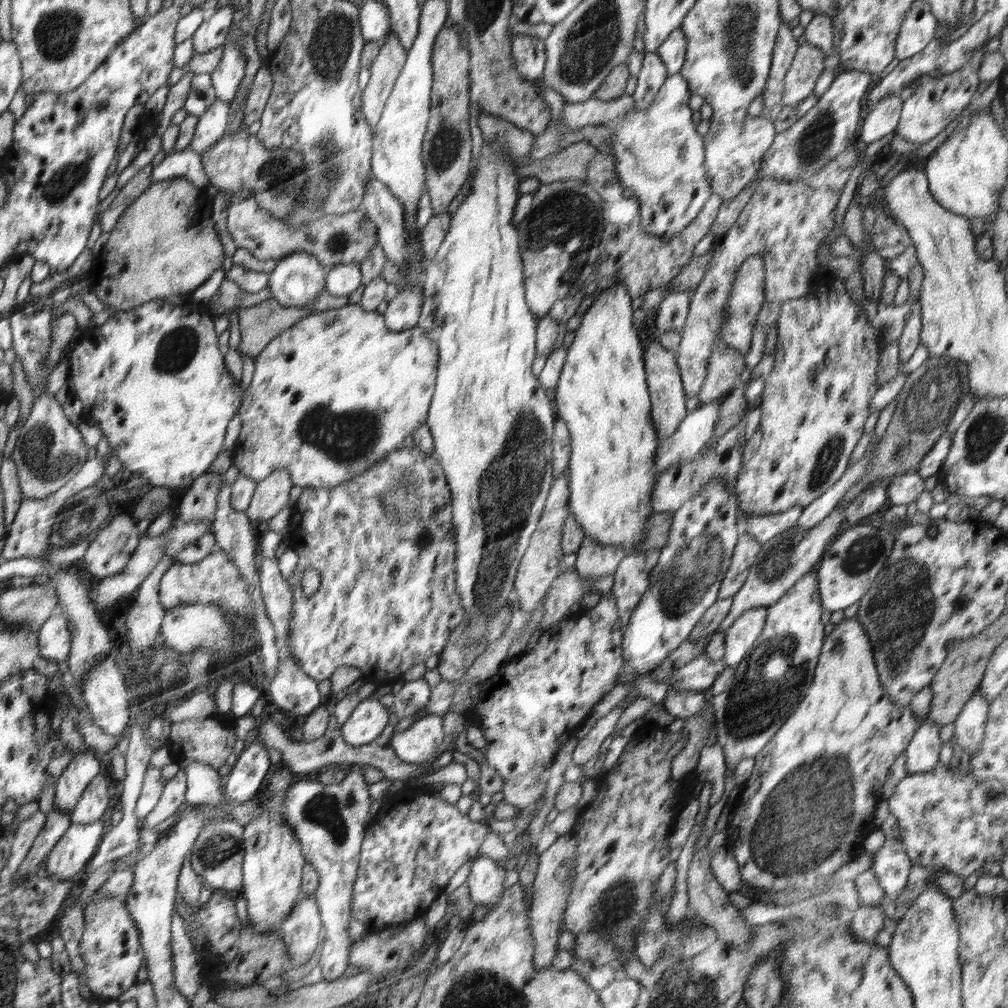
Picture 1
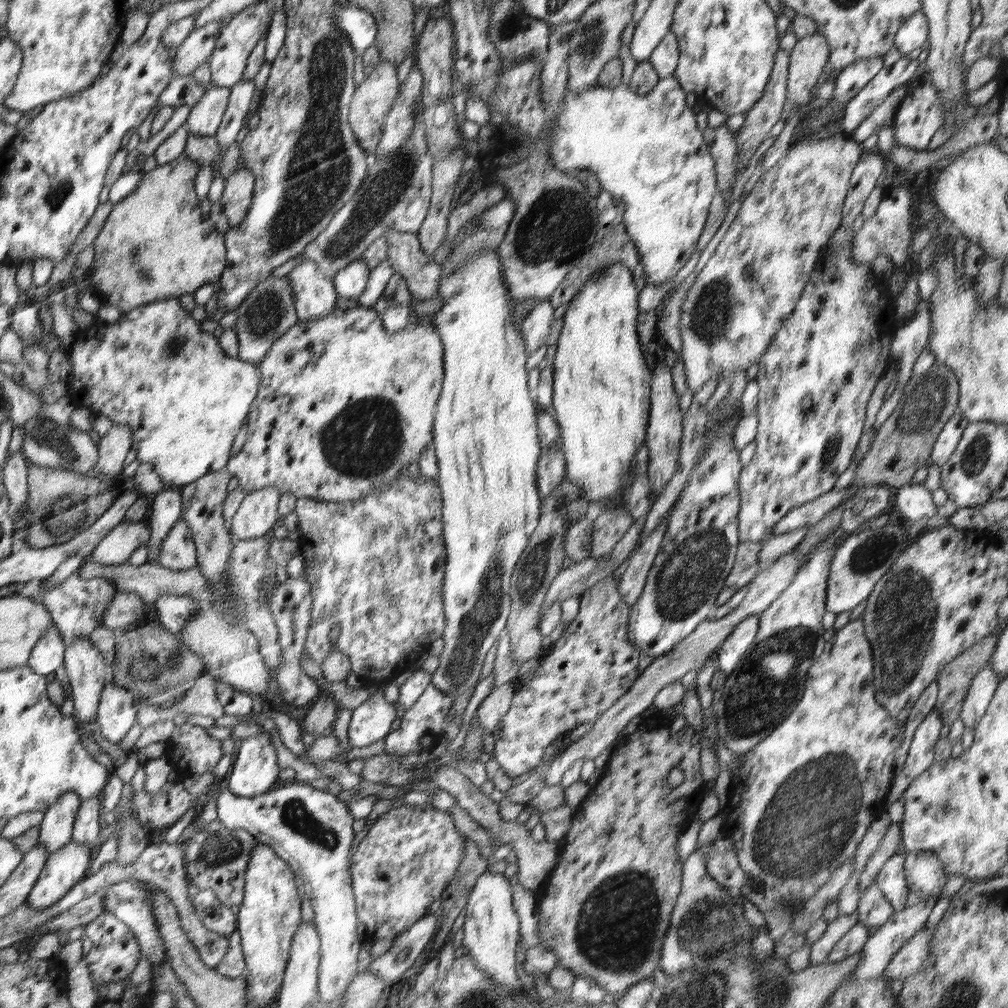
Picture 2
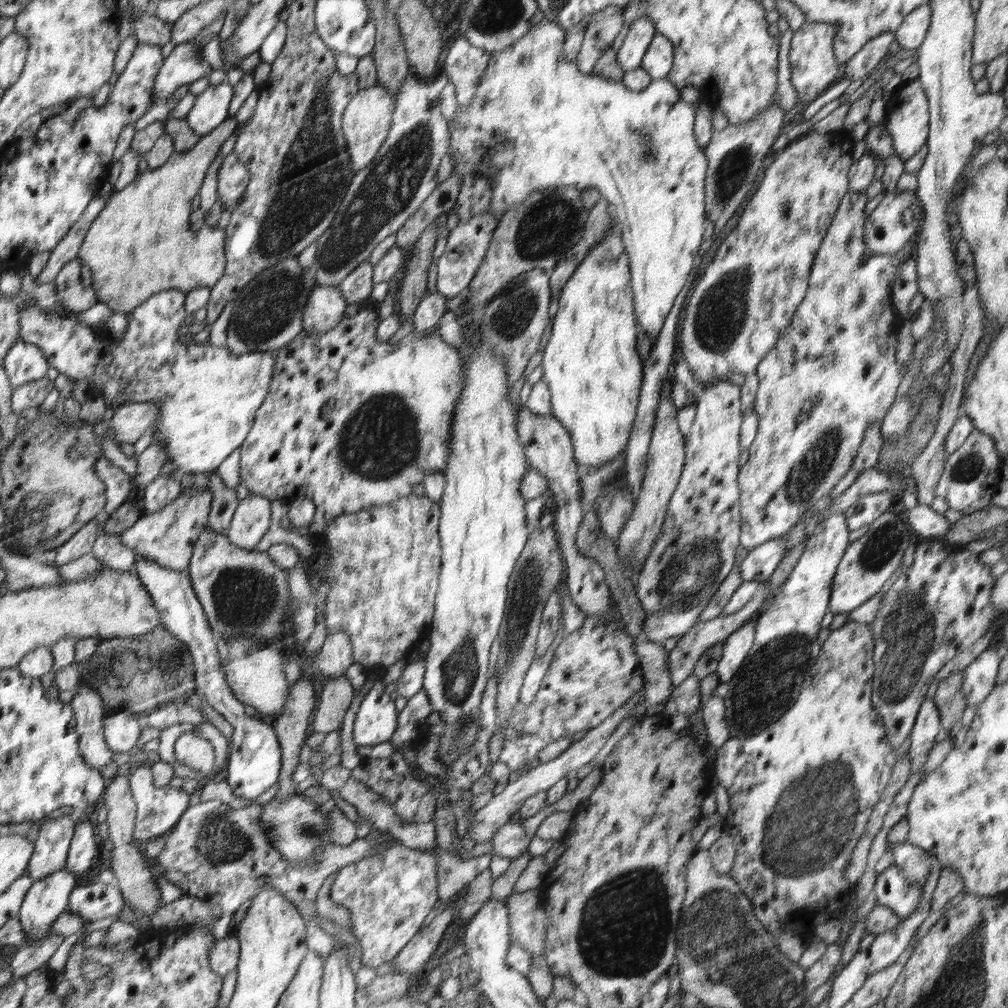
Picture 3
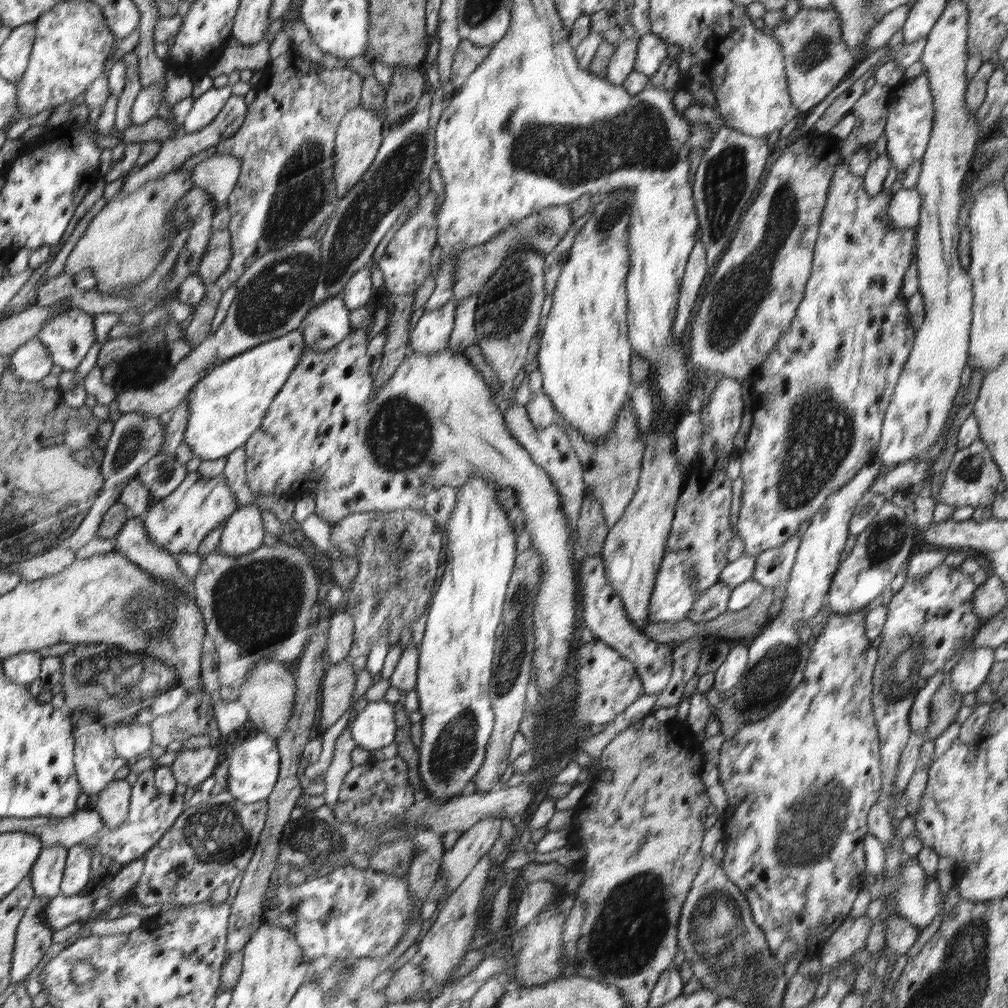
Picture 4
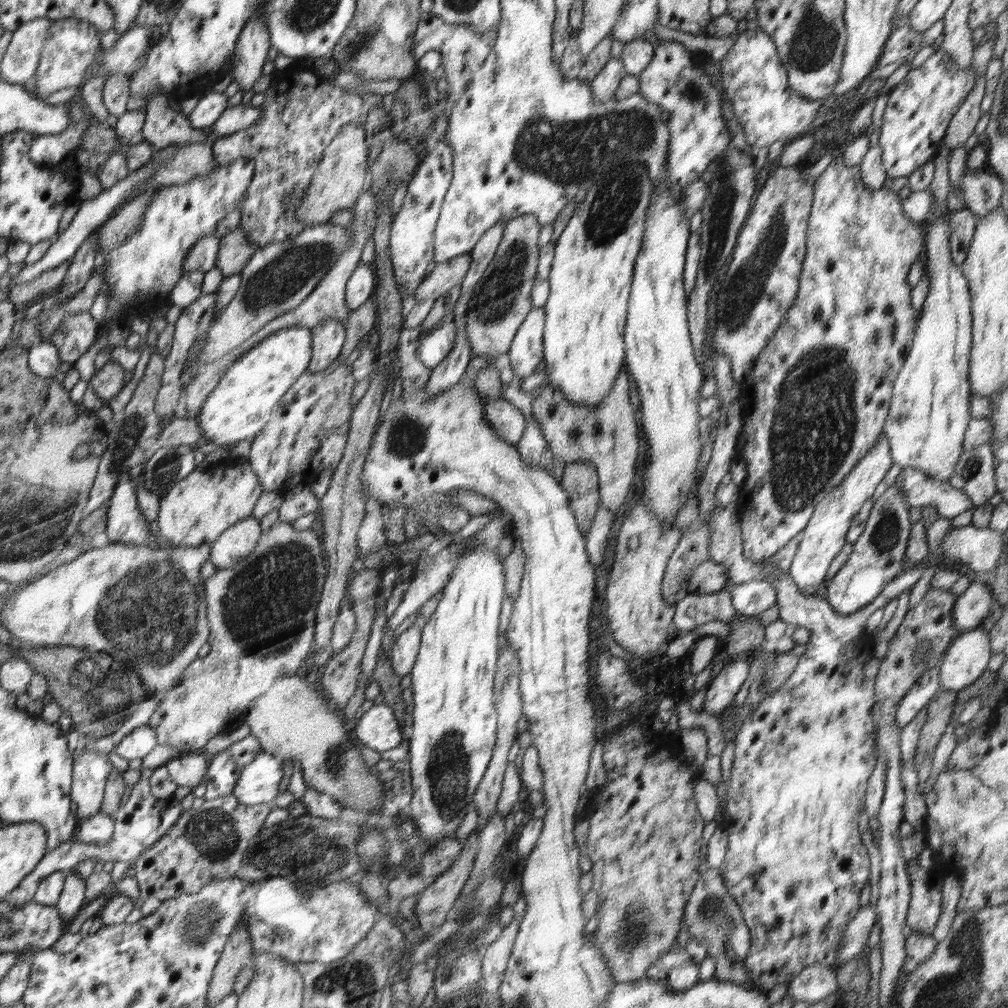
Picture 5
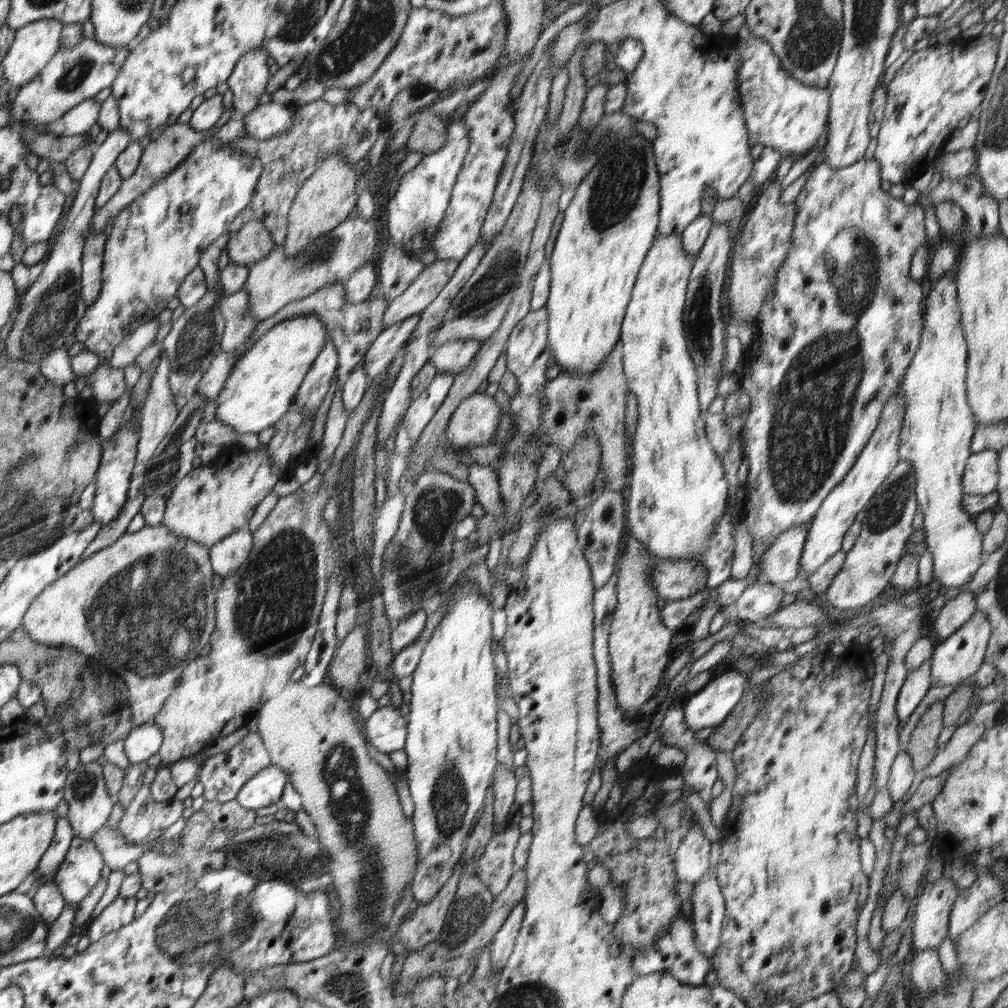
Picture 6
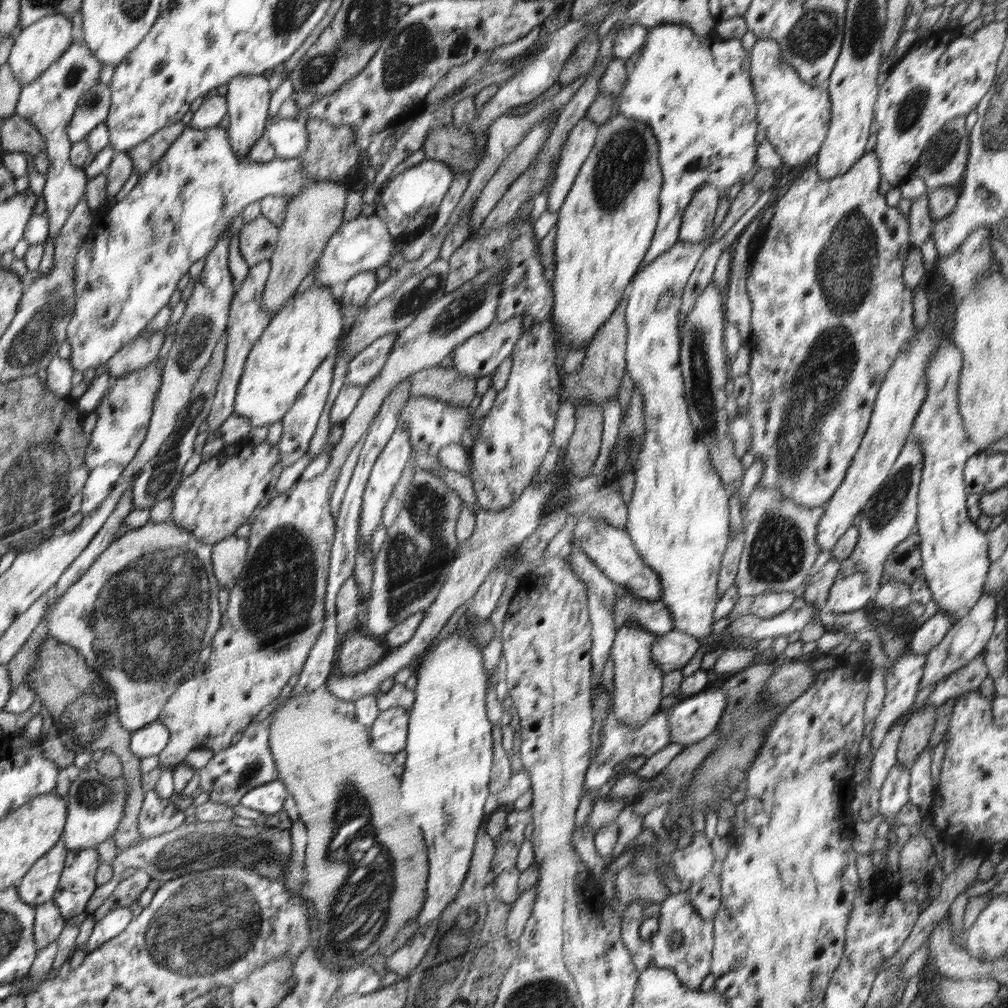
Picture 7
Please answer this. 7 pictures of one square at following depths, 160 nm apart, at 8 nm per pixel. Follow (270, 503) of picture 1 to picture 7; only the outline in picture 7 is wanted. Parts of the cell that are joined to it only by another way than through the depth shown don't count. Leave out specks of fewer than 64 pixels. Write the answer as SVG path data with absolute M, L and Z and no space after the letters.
M230 535L213 545L213 565L217 579L224 590L232 590L248 557L249 542L246 537Z

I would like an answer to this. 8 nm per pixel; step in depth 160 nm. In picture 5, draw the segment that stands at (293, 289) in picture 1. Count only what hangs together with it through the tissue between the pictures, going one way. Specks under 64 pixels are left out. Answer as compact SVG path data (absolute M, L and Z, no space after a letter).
M332 319L312 328L312 356L308 372L322 372L337 359L345 342L345 332L345 323Z

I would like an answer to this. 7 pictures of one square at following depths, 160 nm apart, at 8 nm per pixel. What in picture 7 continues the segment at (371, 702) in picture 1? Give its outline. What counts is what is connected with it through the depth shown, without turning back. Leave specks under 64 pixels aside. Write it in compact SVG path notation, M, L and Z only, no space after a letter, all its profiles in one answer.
M392 707L376 718L370 730L371 745L378 753L396 754L405 749L409 724L409 711Z

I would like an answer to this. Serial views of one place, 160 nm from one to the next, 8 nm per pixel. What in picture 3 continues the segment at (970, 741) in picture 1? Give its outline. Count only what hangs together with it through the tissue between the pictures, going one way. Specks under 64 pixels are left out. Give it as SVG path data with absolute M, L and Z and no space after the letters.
M987 649L964 670L962 692L966 697L967 706L978 708L986 696L996 688L1001 662L1002 658L996 650Z

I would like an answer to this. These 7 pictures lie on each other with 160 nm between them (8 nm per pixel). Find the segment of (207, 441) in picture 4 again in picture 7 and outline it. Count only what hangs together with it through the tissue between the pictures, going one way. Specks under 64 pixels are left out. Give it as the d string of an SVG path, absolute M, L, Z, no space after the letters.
M314 285L289 299L248 353L233 413L250 419L252 429L278 422L294 404L313 372L334 353L343 329L341 302L328 287Z

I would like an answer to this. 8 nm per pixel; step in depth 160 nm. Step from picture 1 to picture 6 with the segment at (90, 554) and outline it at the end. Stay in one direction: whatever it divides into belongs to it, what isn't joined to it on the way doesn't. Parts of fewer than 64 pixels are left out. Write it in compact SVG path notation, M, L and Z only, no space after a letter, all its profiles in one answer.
M259 446L248 454L236 456L226 466L218 468L216 472L212 468L196 467L188 474L183 475L182 480L174 487L174 490L167 496L163 523L177 535L189 538L204 546L216 545L223 538L242 529L242 526L252 518L256 506L272 492L272 488L281 479L281 472L278 467L273 467L264 446Z

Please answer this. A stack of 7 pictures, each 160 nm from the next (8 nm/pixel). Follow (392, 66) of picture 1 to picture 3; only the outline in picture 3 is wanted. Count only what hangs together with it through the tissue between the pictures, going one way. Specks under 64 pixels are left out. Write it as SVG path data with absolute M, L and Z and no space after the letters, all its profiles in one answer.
M379 82L370 88L359 90L347 104L341 118L341 127L346 139L347 153L350 155L352 172L356 173L373 162L373 158L389 133L394 107L395 97Z

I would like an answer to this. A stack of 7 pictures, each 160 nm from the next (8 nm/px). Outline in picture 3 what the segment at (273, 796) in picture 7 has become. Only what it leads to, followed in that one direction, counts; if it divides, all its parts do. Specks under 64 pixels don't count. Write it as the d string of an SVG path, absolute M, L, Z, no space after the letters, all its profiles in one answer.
M136 555L133 570L151 594L162 618L161 624L164 624L164 628L170 634L181 639L189 647L194 667L197 668L198 691L196 692L202 694L209 705L213 706L213 710L216 710L234 728L228 747L228 768L226 768L228 775L225 776L232 794L249 801L258 798L277 782L281 771L281 746L275 729L270 726L268 720L260 719L250 712L246 704L234 697L232 690L226 684L221 652L219 652L222 640L219 638L219 633L210 628L187 571L166 568L153 560L145 559L142 555Z

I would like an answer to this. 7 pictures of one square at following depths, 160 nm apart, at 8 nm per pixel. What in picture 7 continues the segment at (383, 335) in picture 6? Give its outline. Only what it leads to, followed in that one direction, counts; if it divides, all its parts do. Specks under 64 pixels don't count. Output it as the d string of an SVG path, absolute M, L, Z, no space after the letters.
M391 332L381 336L356 354L346 369L344 386L350 384L366 386L371 380L374 380L385 365L393 342L399 337L399 334L400 332Z

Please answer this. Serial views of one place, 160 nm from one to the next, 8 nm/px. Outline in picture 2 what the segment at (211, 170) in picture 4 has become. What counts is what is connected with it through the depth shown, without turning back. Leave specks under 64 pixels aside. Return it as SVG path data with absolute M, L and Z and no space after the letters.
M249 169L234 171L225 180L226 186L220 204L230 227L236 228L246 218L253 200L255 180Z

